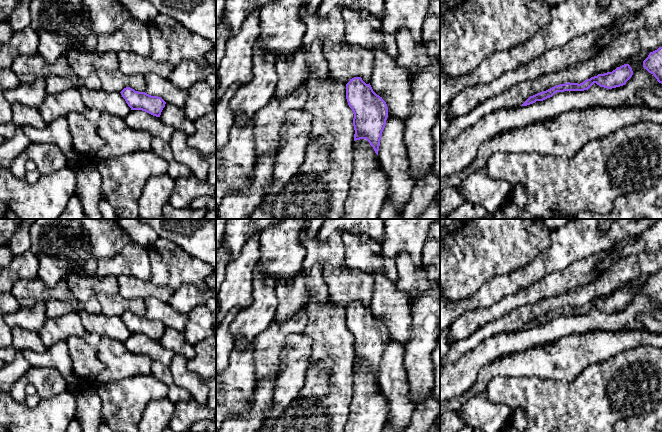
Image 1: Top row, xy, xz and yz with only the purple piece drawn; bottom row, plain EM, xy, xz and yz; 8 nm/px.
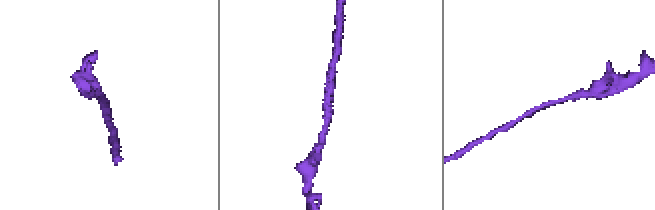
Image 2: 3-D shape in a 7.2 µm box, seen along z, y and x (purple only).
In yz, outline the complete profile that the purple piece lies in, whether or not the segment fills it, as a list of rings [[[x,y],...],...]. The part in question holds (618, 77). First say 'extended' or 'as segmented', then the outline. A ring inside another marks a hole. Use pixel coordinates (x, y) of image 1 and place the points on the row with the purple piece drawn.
as segmented | [[[624,64],[617,67],[612,72],[598,74],[597,76],[591,77],[580,84],[567,82],[565,84],[556,85],[546,91],[530,96],[521,106],[527,106],[535,103],[536,101],[543,101],[552,97],[557,92],[588,90],[594,83],[607,89],[620,87],[625,85],[632,75],[633,71],[630,65]]]

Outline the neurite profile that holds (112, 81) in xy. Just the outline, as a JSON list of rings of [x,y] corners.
[[[101,69],[97,75],[102,82],[102,89],[107,92],[121,92],[126,87],[138,92],[146,90],[145,76],[141,74],[126,75],[119,69],[113,71]]]

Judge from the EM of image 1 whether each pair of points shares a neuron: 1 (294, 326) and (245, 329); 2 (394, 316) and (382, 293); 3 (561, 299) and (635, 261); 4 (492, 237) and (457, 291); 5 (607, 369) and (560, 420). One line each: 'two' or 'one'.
1: two
2: one
3: one
4: one
5: one

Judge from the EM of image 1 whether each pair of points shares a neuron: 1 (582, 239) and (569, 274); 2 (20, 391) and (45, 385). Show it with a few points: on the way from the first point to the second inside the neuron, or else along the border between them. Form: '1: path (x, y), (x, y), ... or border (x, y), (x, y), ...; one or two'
1: border (594, 253), (559, 271), (551, 273); two
2: path (24, 384), (27, 381), (38, 381); one

